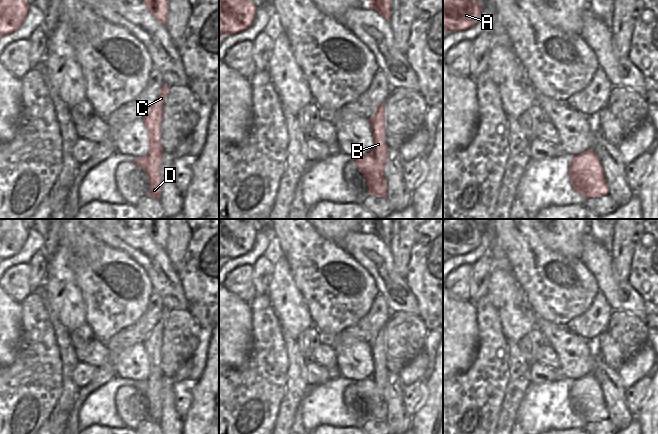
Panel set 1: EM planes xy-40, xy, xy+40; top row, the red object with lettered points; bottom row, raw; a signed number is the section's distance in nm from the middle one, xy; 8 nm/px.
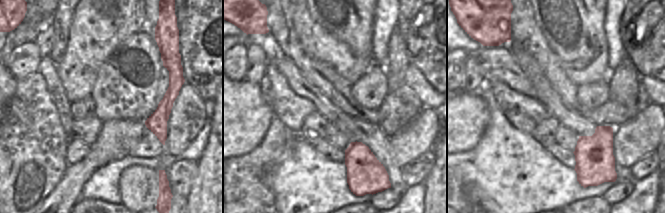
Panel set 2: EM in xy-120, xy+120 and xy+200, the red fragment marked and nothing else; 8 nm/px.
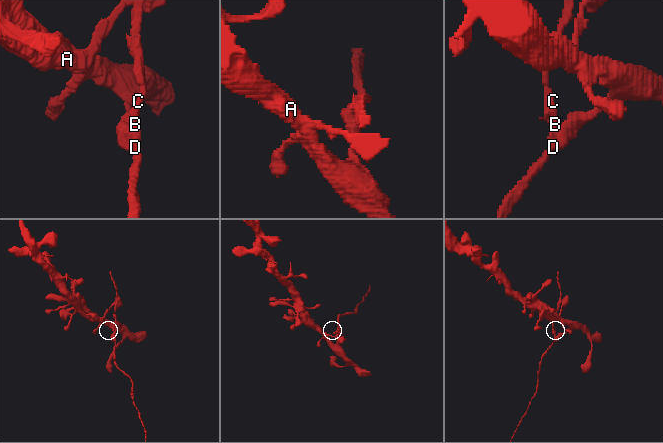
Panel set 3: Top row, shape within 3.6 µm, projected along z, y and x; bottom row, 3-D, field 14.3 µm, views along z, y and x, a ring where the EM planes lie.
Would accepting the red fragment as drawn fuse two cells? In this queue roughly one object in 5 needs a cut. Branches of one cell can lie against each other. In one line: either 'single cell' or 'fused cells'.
fused cells

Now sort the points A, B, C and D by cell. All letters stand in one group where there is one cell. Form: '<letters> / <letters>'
A / B C D

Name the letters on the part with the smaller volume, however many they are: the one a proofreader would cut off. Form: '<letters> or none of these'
B, C, D

